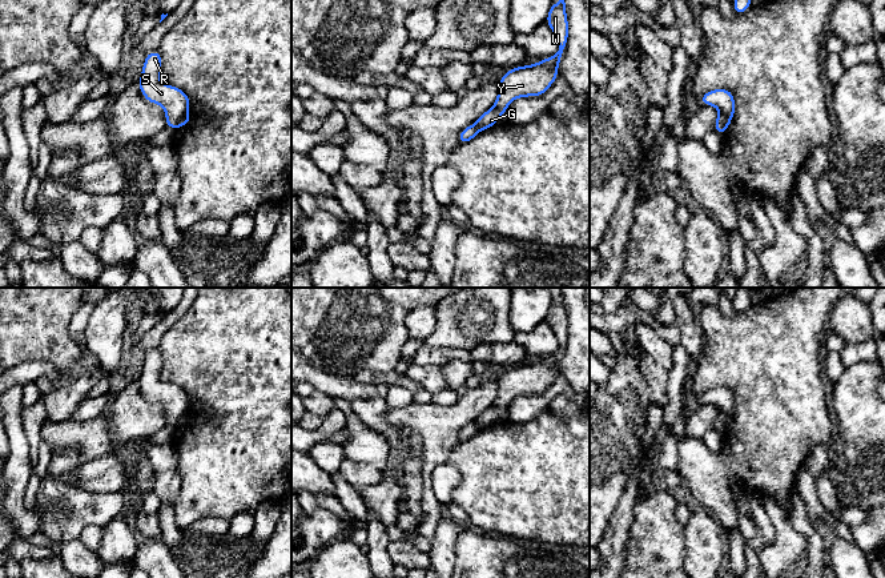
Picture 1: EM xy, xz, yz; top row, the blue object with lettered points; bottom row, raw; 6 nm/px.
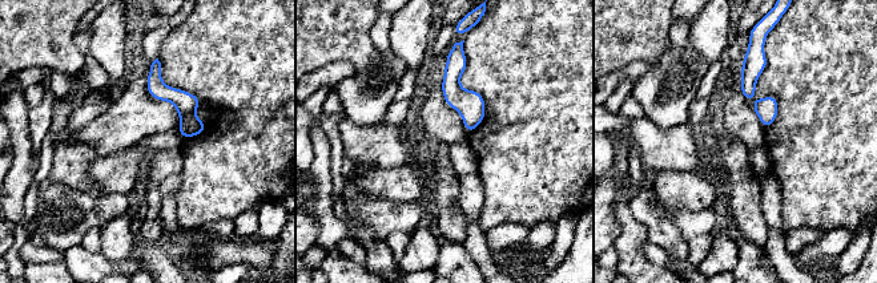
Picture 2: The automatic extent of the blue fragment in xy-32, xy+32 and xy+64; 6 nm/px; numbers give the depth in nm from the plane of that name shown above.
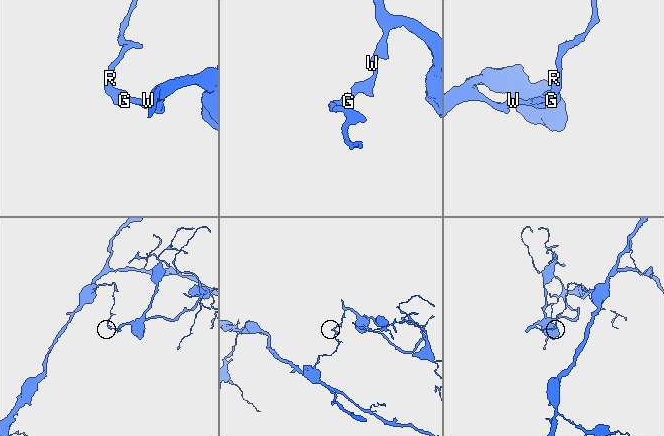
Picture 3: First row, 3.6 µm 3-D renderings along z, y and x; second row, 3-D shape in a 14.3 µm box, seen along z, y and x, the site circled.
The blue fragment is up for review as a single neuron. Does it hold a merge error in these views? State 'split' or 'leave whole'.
split

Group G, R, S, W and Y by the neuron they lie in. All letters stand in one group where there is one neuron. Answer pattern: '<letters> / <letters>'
G W Y / R S

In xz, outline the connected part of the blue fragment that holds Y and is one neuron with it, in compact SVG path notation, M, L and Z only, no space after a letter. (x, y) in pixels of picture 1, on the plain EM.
M560 296L558 301L550 304L546 321L554 330L559 349L554 354L532 364L519 364L507 368L506 373L499 378L498 397L492 406L480 413L475 420L475 424L480 429L496 424L515 397L543 394L559 374L558 362L564 354L568 340L568 318L564 296Z

